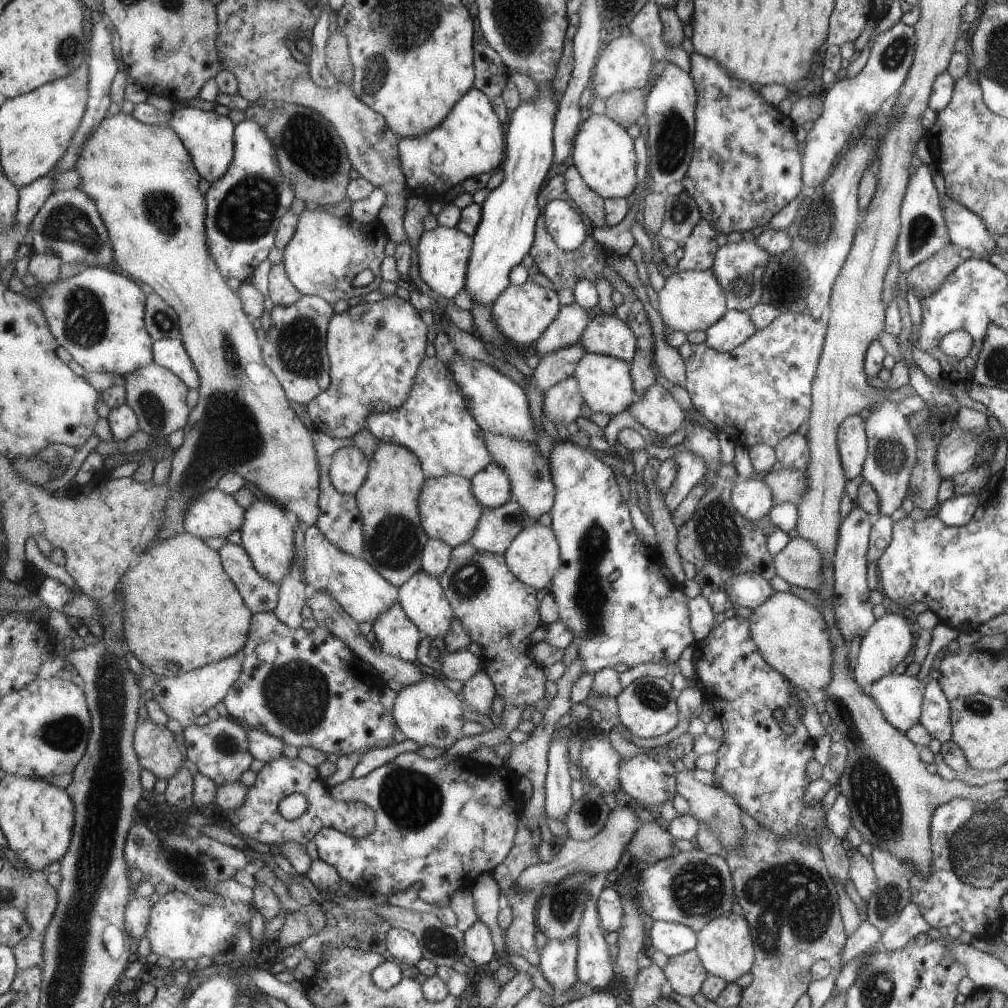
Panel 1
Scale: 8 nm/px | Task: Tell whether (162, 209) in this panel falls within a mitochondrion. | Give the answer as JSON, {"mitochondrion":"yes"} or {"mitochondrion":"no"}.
{"mitochondrion":"yes"}

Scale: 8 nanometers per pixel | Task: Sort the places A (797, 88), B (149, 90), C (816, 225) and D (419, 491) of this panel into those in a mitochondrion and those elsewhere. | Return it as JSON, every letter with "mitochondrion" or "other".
{"A":"other","B":"other","C":"mitochondrion","D":"other"}

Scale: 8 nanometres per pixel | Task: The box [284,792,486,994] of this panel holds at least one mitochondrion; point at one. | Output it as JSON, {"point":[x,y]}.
{"point":[441,944]}

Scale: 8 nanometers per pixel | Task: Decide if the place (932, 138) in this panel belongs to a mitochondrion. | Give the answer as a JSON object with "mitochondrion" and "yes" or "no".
{"mitochondrion":"no"}

